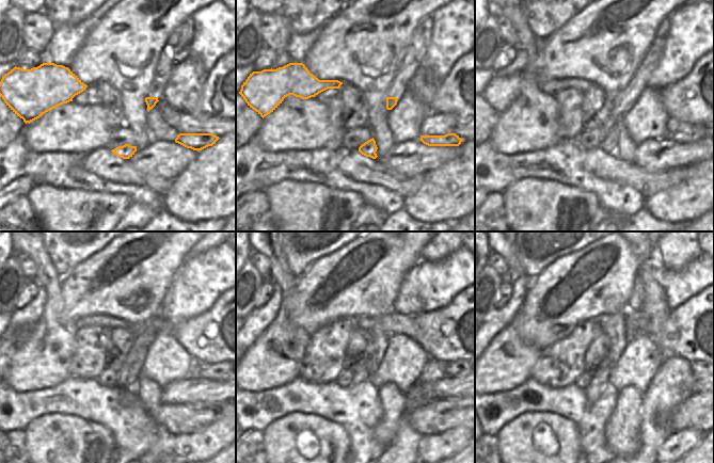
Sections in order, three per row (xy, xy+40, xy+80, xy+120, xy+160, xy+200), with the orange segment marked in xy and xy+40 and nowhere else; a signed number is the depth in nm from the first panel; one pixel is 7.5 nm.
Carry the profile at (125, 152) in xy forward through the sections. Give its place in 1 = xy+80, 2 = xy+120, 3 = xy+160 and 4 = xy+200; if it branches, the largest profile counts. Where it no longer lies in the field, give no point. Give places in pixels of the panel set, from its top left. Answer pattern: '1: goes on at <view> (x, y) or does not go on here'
1: goes on at xy+80 (621, 104)
2: goes on at xy+120 (143, 337)
3: goes on at xy+160 (378, 337)
4: goes on at xy+200 (613, 325)

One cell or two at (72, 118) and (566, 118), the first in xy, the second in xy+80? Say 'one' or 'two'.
two

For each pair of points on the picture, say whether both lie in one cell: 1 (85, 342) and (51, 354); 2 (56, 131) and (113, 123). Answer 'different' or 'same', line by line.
1: different
2: same

